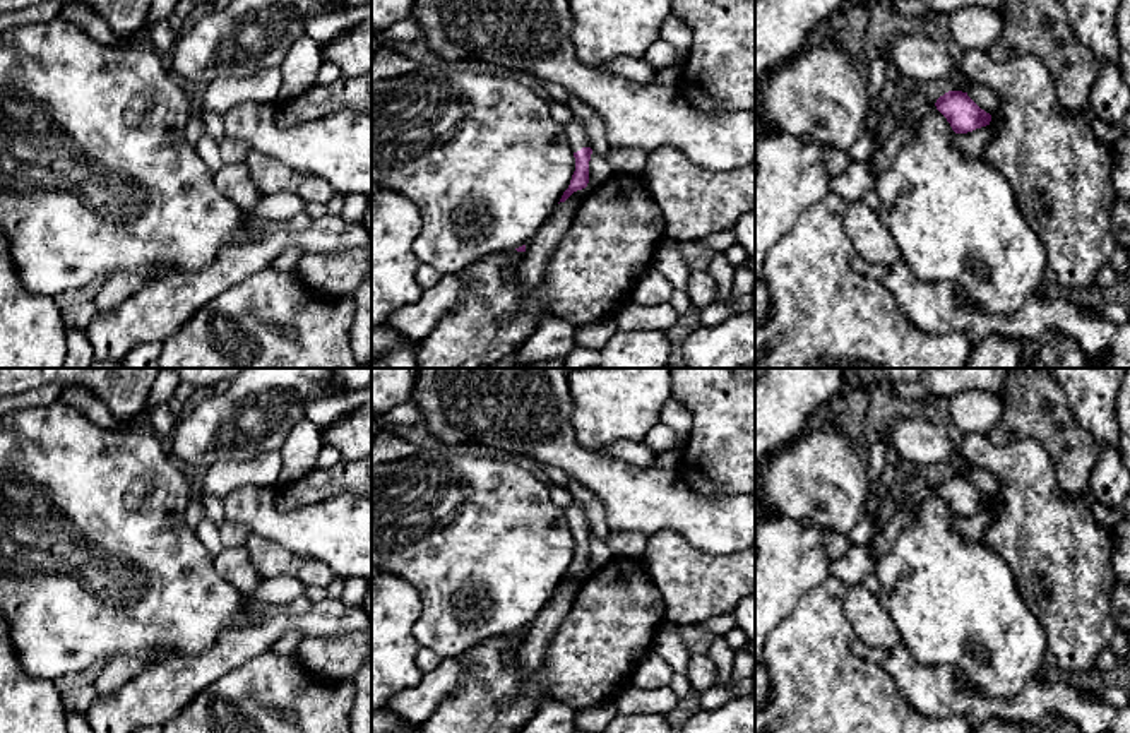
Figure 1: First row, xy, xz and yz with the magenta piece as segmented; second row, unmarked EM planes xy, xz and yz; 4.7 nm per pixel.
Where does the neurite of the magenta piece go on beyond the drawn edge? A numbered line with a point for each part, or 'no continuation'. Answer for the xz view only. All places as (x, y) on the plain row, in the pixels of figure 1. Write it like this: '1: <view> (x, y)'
1: xz (577, 521)

